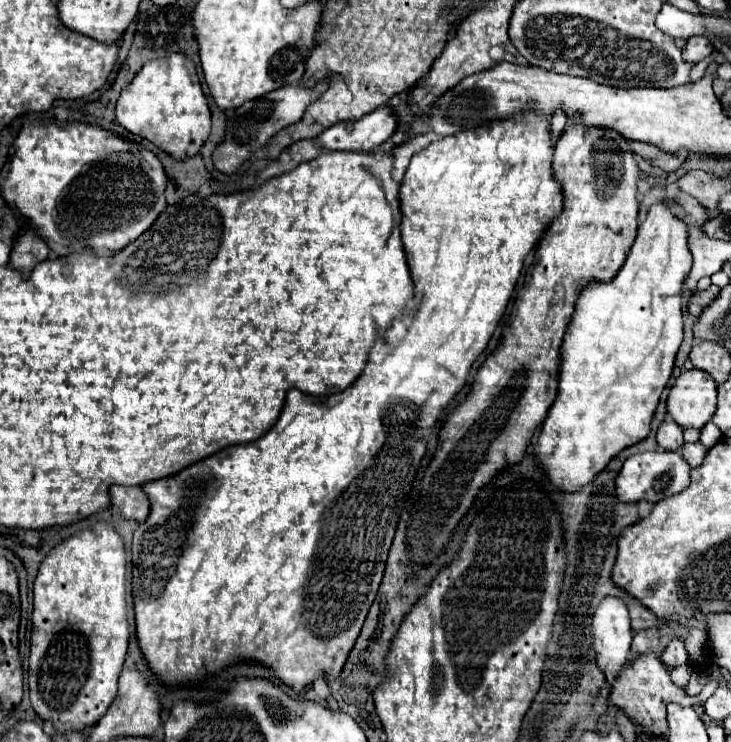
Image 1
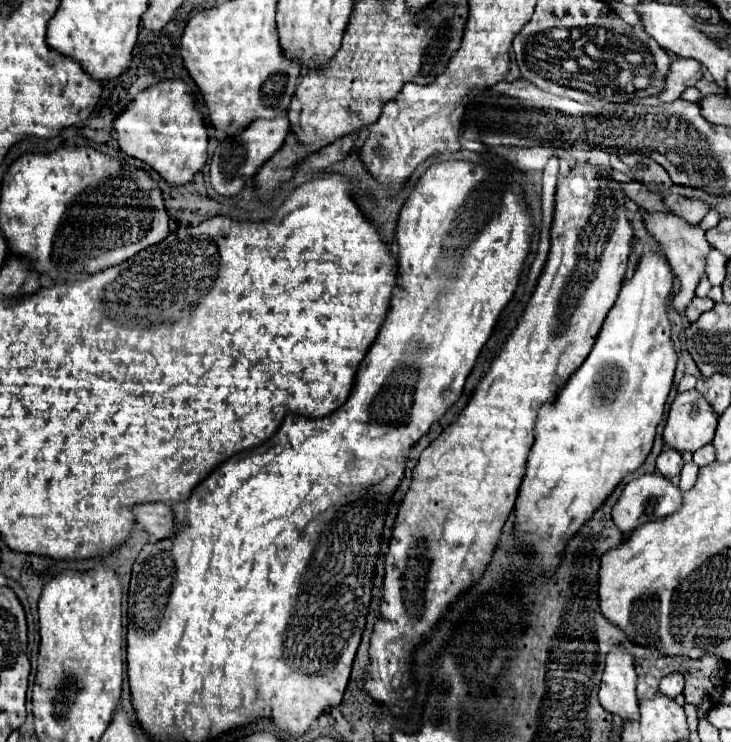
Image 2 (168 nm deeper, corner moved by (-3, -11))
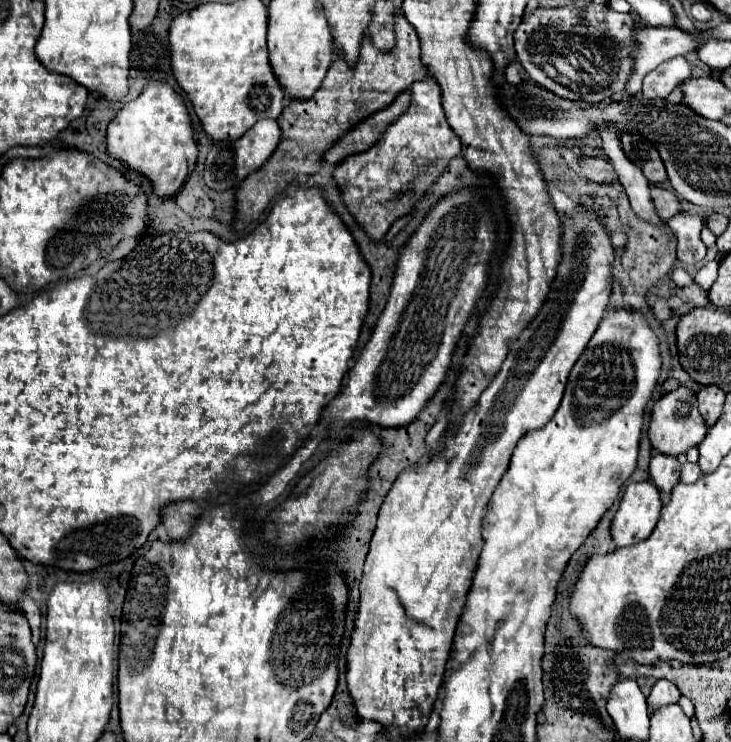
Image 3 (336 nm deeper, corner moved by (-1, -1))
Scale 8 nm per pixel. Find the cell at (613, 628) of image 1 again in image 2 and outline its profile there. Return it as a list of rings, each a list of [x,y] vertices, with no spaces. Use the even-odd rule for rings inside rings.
[[[613,647],[607,657],[599,687],[599,703],[611,715],[621,717],[623,721],[639,719],[639,699],[635,695],[637,675],[633,657],[625,653],[623,647]]]

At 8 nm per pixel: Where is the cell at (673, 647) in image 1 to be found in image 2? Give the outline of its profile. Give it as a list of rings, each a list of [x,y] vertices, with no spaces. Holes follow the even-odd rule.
[[[677,673],[667,675],[667,677],[661,679],[661,683],[659,683],[659,693],[665,695],[665,697],[669,697],[669,699],[675,699],[681,691],[683,691],[683,679],[681,679]]]

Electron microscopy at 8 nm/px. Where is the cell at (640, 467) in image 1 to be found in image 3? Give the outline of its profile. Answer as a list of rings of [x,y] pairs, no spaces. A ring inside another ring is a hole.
[[[651,479],[629,483],[611,521],[611,535],[617,547],[645,539],[655,529],[661,507],[661,491]]]

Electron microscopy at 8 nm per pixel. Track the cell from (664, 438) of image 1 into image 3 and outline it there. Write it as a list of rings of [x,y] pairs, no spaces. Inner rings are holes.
[[[659,451],[653,453],[649,465],[649,477],[661,489],[661,493],[671,493],[673,485],[679,481],[679,473],[681,473],[681,465],[677,457]]]

